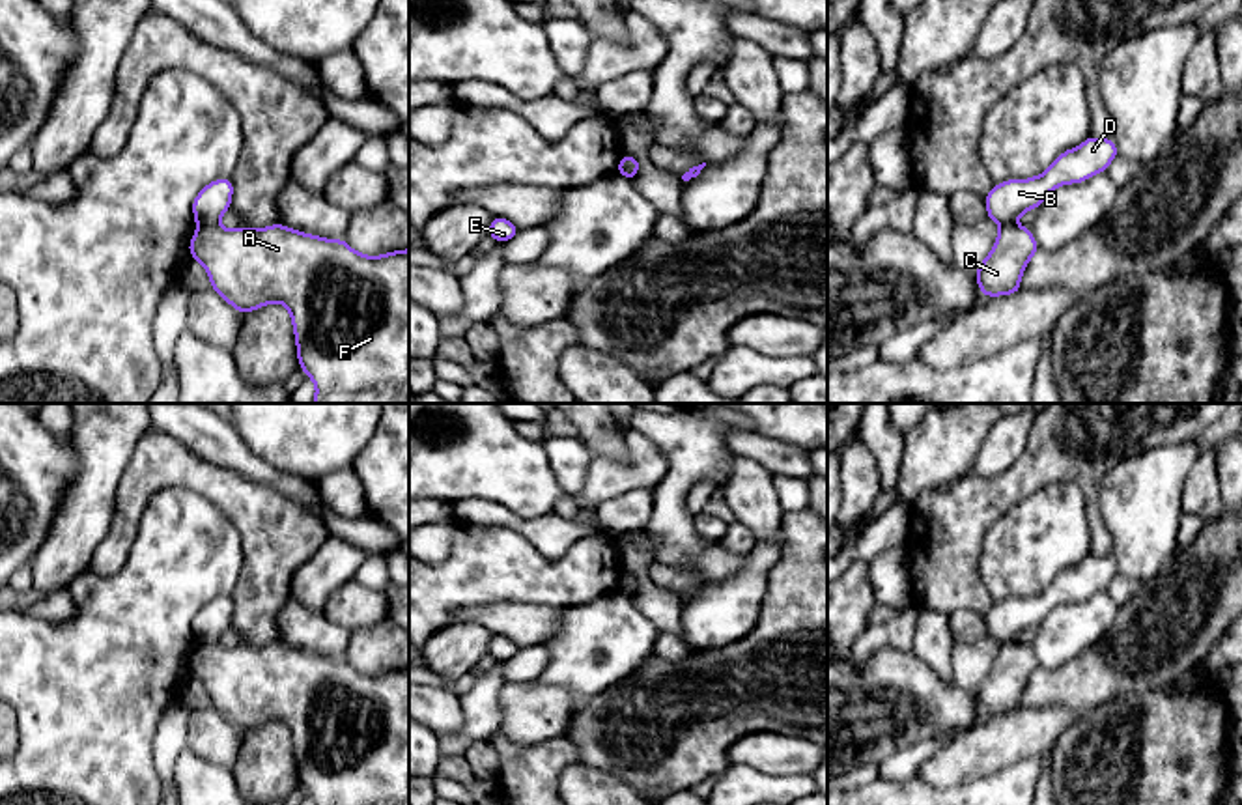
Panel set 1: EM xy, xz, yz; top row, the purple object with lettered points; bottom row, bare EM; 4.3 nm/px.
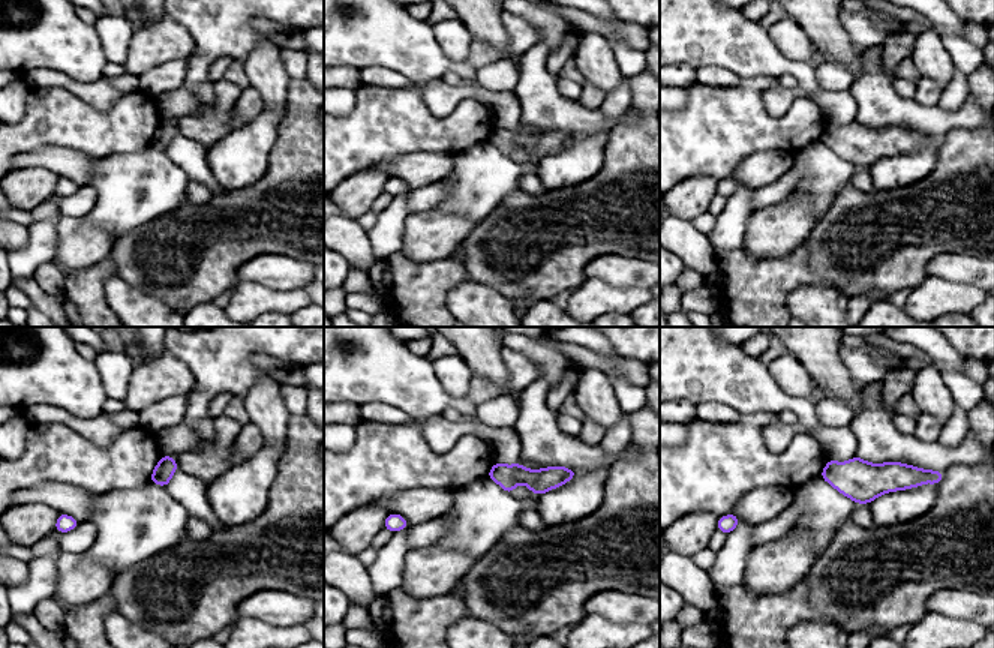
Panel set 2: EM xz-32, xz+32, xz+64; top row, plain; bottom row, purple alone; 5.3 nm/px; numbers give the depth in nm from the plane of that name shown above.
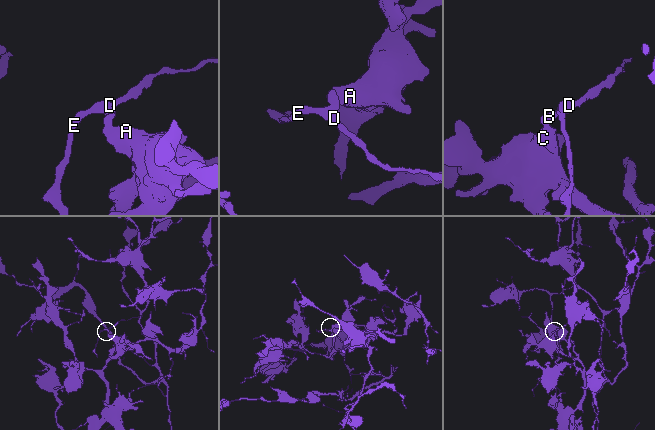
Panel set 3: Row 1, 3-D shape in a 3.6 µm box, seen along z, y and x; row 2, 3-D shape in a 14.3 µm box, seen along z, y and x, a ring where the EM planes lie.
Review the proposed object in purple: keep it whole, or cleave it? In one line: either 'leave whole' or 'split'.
split

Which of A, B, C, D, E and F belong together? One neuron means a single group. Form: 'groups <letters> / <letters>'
groups A C F / B D E

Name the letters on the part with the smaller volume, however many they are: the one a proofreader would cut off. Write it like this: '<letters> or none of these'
B, D, E

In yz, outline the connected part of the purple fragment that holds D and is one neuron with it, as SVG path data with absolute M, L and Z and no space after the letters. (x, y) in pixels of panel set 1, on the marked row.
M1089 136L1078 148L1063 151L1040 176L1029 179L1007 179L984 196L988 220L999 226L1014 224L1029 209L1038 209L1046 196L1070 183L1091 179L1108 172L1109 162L1119 155L1113 138Z

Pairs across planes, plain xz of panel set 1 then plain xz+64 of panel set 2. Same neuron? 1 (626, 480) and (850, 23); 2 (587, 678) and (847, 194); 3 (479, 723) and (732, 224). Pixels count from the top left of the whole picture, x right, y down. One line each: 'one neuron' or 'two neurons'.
1: one neuron
2: two neurons
3: one neuron

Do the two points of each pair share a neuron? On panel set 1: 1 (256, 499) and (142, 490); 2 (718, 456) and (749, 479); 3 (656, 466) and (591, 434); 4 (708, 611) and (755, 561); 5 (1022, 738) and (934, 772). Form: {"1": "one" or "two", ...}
{"1": "one", "2": "two", "3": "two", "4": "one", "5": "one"}

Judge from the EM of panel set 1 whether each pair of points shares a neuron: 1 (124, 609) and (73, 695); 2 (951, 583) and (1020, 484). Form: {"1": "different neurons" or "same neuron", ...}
{"1": "same neuron", "2": "same neuron"}

